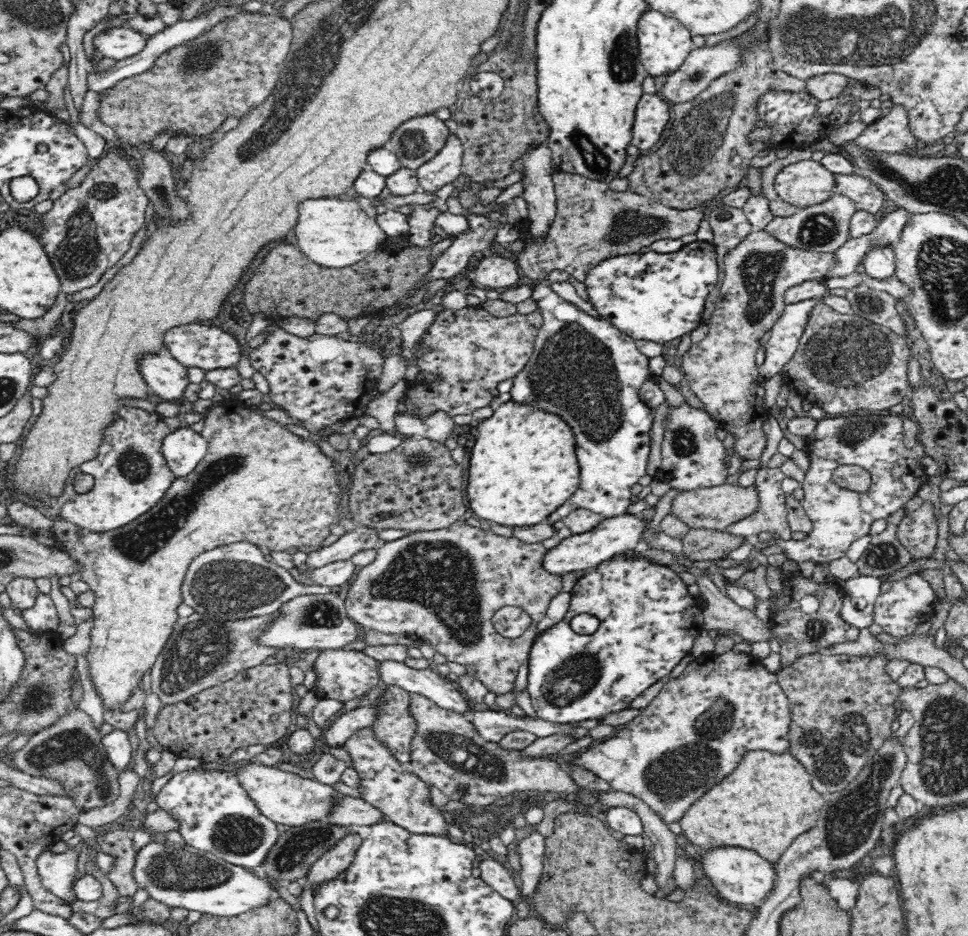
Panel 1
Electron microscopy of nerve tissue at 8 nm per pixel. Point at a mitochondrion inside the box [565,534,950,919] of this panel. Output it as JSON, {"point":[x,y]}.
{"point":[678,773]}

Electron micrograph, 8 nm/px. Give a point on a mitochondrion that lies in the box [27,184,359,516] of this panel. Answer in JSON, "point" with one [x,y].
{"point":[76,257]}

